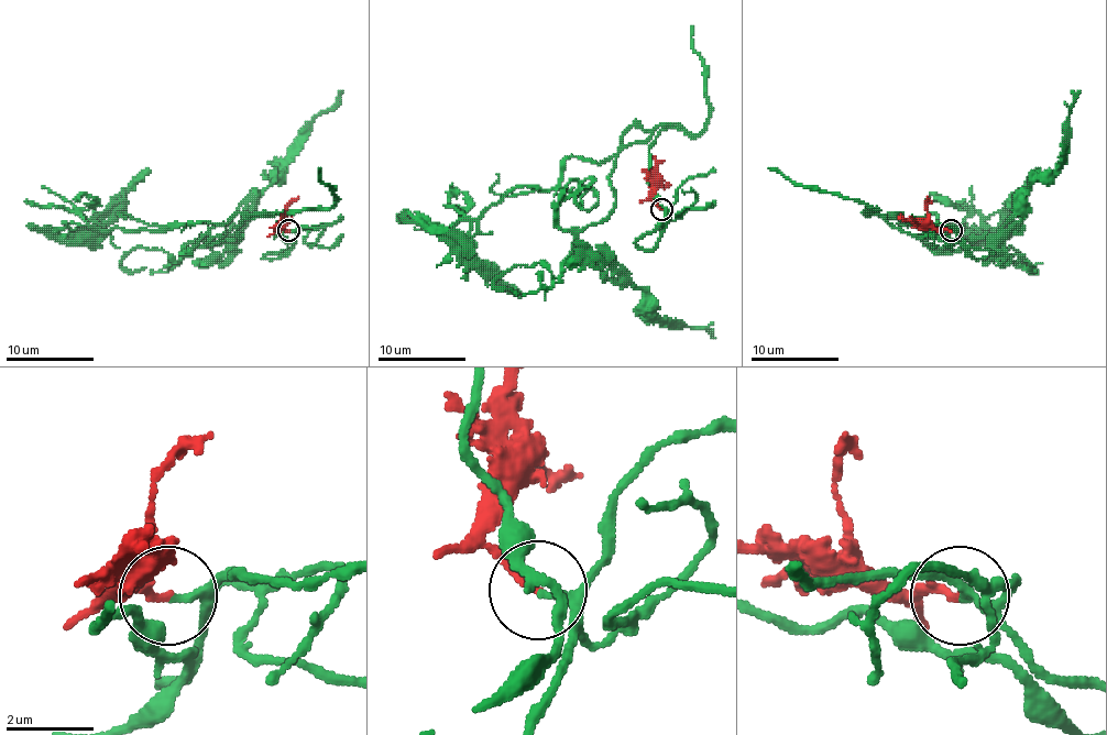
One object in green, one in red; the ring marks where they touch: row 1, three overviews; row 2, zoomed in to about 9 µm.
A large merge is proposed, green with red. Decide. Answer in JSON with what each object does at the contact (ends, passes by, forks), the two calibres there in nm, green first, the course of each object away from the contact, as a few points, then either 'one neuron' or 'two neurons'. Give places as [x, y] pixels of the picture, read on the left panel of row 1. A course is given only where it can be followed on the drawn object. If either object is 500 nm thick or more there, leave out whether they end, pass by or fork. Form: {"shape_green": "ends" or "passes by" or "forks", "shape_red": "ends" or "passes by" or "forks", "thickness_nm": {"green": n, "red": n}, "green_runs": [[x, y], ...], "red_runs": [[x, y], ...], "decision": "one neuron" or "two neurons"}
{"shape_green": "passes by", "shape_red": "ends", "thickness_nm": {"green": 120, "red": 160}, "green_runs": [[289, 230], [289, 243], [274, 237], [281, 217], [248, 217], [241, 239], [201, 239], [241, 230], [342, 90]], "red_runs": [[289, 230], [278, 230], [283, 221], [281, 217]], "decision": "one neuron"}

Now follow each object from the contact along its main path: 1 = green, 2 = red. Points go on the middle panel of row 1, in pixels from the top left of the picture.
1: (661, 209), (653, 141), (628, 143), (613, 209), (573, 251), (715, 338)
2: (661, 209), (650, 198), (650, 176), (655, 167), (653, 156)

